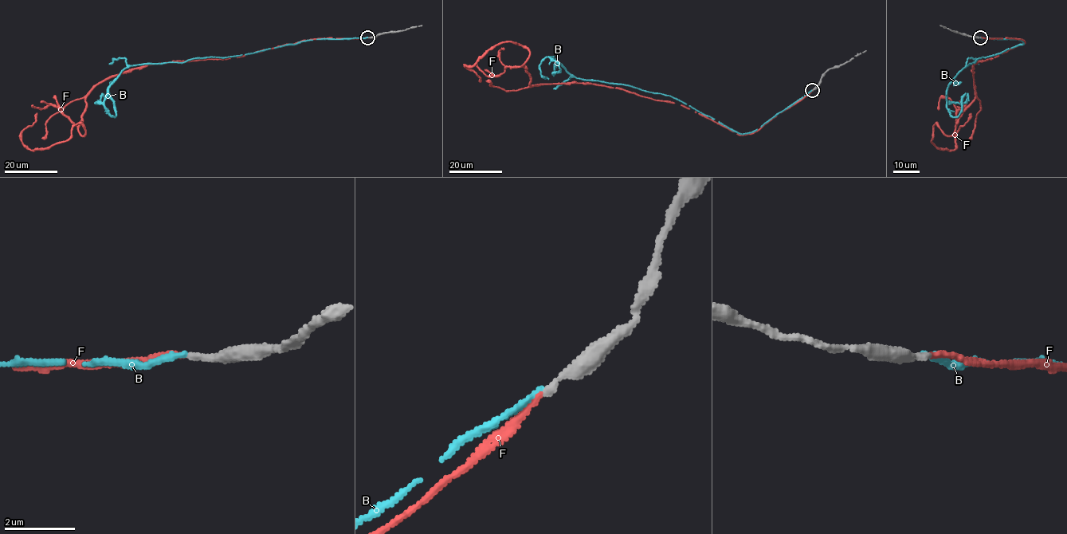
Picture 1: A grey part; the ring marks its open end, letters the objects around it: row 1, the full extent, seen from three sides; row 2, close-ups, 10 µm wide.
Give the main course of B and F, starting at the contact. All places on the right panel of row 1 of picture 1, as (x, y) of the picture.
B: (979, 37), (1019, 40), (1023, 43), (966, 65), (947, 88), (946, 108), (949, 115), (957, 116), (965, 92)
F: (979, 37), (1025, 43), (972, 66), (974, 100), (951, 135), (935, 123), (932, 143), (953, 150), (970, 113)

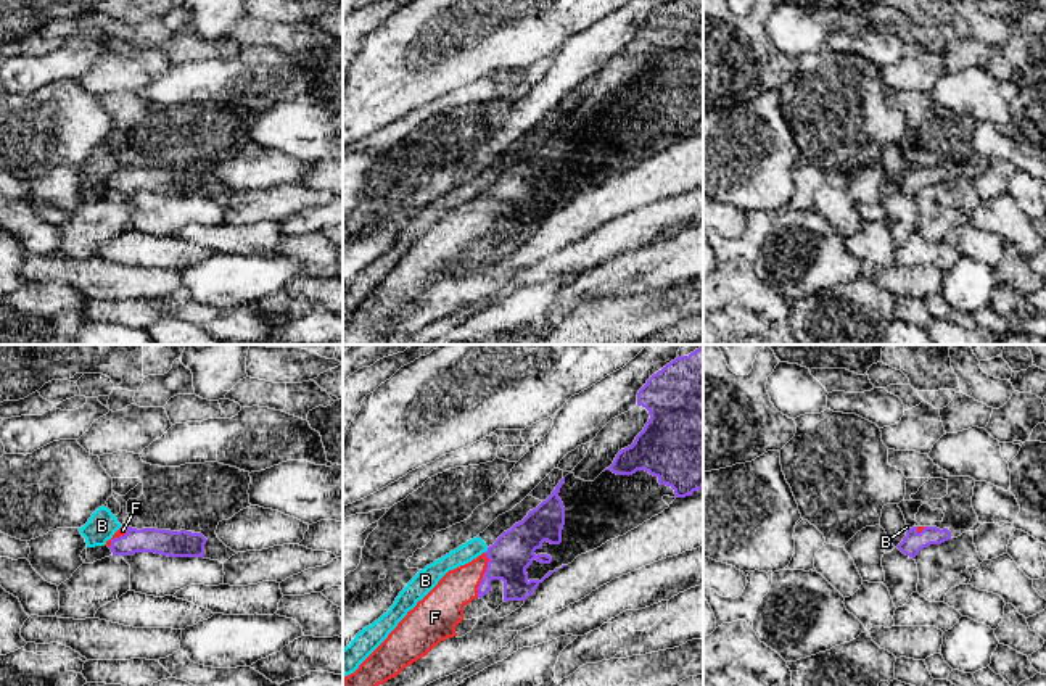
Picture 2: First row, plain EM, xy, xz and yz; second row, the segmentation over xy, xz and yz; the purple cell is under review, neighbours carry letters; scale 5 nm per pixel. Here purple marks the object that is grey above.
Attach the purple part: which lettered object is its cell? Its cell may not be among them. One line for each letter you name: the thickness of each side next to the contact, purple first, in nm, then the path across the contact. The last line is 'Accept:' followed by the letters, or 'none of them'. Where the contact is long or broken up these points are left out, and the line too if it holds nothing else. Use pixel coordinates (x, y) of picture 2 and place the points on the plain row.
F: calibres 200 and 190 nm; way xz (512, 192), (483, 214), (464, 223), (444, 242)
Accept: F

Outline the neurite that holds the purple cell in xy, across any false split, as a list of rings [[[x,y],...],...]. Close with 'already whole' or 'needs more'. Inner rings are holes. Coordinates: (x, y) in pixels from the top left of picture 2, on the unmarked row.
[[[121,166],[105,185],[111,188],[113,195],[154,192],[167,196],[204,196],[206,180],[201,172],[185,169]]] | needs more

